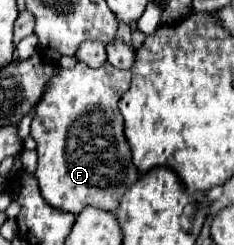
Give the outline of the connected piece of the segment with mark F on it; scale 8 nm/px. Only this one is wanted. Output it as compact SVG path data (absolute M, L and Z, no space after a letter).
M77 62L75 68L59 70L53 76L31 122L39 156L35 178L49 206L71 214L79 214L87 206L113 212L125 190L139 178L117 108L129 84L131 70L117 70L111 64L89 68Z

